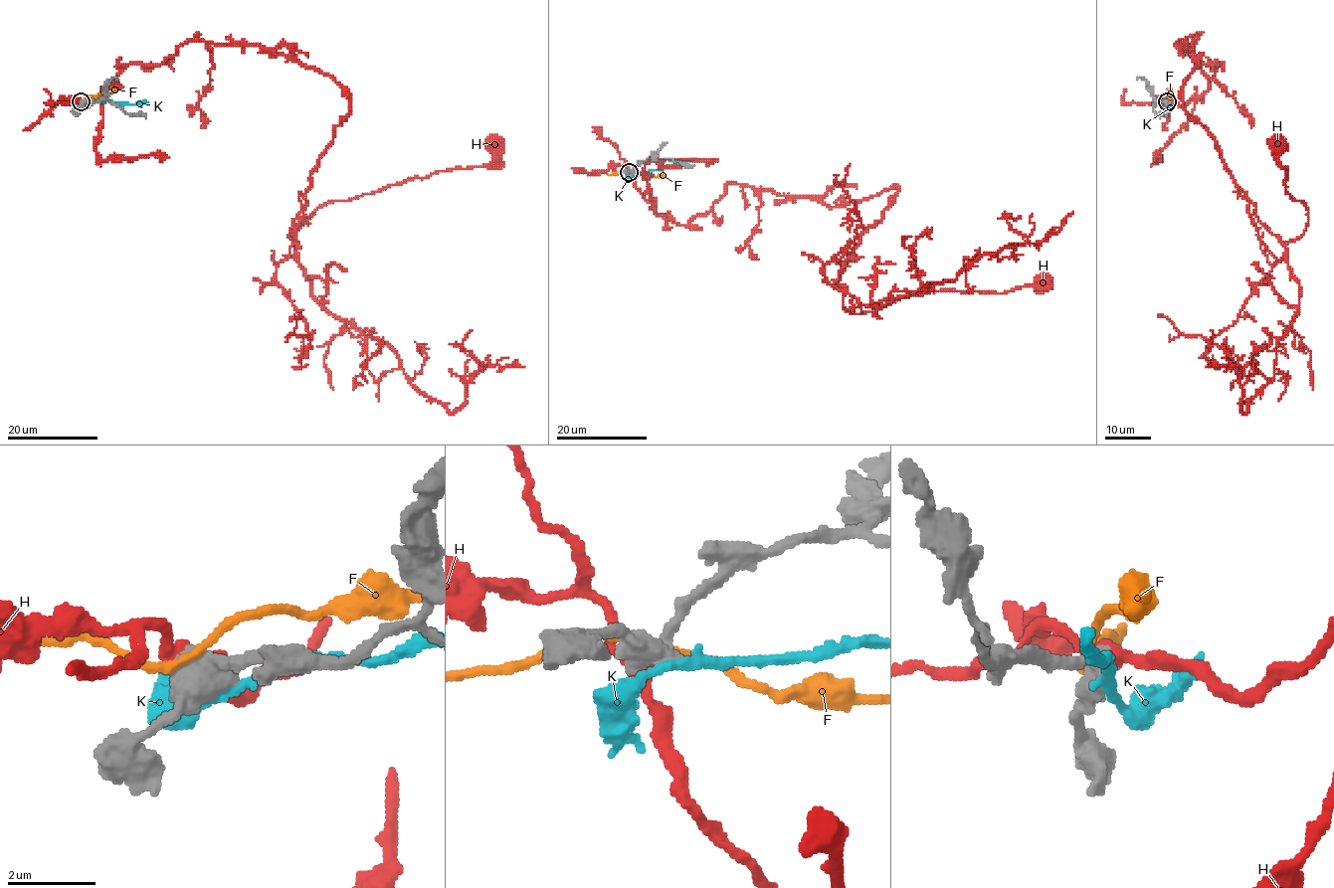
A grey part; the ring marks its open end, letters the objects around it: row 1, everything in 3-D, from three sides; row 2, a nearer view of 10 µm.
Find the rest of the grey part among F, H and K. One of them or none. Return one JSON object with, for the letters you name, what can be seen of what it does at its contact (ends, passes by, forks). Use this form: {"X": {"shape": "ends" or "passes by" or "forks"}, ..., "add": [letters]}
{"H": {"shape": "passes by"}, "add": ["H"]}

